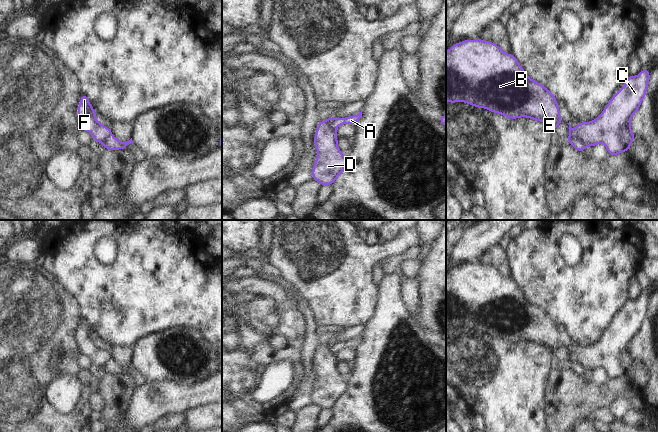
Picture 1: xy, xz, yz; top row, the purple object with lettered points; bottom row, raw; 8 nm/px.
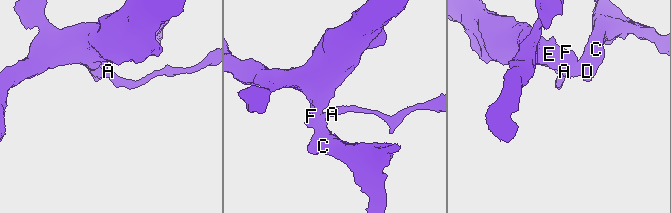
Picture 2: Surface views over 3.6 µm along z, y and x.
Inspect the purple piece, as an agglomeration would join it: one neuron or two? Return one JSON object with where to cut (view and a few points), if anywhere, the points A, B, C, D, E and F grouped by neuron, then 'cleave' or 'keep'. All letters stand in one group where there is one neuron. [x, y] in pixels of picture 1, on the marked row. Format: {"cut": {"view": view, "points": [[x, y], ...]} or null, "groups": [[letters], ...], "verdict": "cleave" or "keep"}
{"cut": {"view": "yz", "points": [[568, 137], [576, 137], [584, 147]]}, "groups": [["A"], ["B", "C", "D", "E", "F"]], "verdict": "cleave"}

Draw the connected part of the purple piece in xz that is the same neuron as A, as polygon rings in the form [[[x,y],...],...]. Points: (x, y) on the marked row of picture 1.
[[[362,111],[357,115],[347,116],[345,118],[332,117],[332,128],[336,130],[343,124],[353,124],[356,126],[359,119],[362,117]]]

